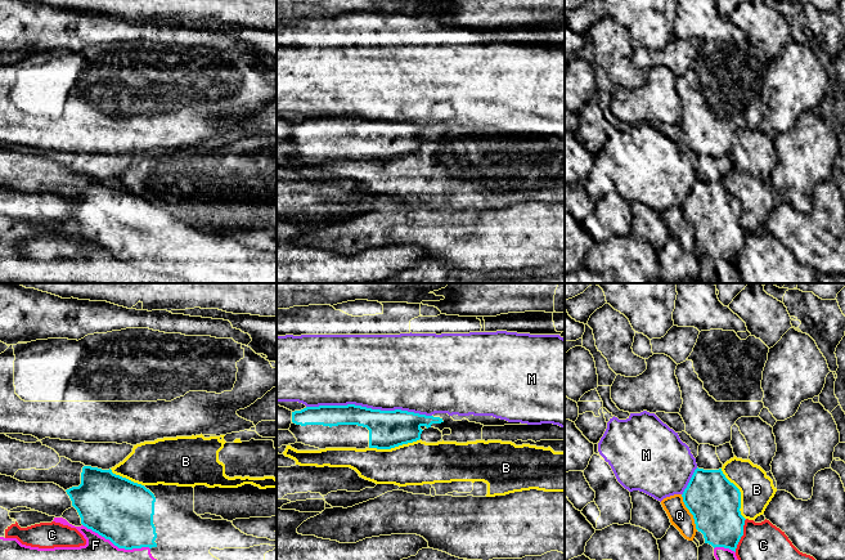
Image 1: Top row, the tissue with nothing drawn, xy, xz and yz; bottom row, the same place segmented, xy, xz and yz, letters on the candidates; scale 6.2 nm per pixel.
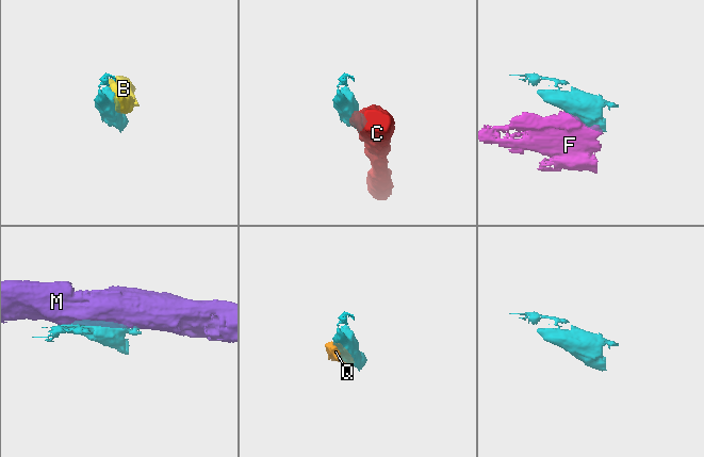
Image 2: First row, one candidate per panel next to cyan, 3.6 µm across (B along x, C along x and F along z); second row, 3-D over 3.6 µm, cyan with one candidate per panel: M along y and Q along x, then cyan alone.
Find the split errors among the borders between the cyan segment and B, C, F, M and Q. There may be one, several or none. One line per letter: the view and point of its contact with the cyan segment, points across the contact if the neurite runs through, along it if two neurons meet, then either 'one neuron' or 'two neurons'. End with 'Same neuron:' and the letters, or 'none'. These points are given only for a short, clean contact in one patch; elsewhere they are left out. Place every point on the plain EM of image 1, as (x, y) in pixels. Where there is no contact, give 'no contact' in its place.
B: contact yz (740, 206); two neurons
C: contact yz (742, 246); two neurons
F: contact xy (116, 256); two neurons
M: contact xz (369, 120); two neurons
Q: contact yz (690, 223); border yz (681, 206), (697, 241); two neurons
Same neuron: none

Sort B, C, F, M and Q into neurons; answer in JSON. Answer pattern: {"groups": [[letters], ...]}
{"groups": [["B"], ["C"], ["F"], ["M"], ["Q"]]}

